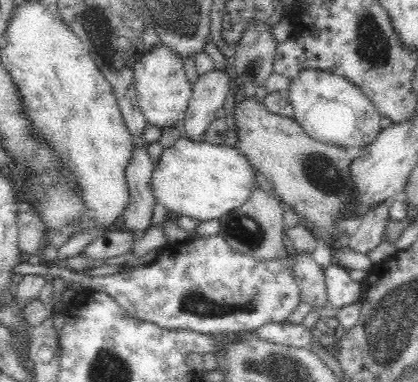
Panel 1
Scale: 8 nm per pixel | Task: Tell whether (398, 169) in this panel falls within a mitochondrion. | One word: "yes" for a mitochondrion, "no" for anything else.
no

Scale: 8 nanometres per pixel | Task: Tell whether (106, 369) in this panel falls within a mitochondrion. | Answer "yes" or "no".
yes

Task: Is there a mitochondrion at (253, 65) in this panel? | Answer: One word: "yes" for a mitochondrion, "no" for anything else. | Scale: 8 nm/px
yes

